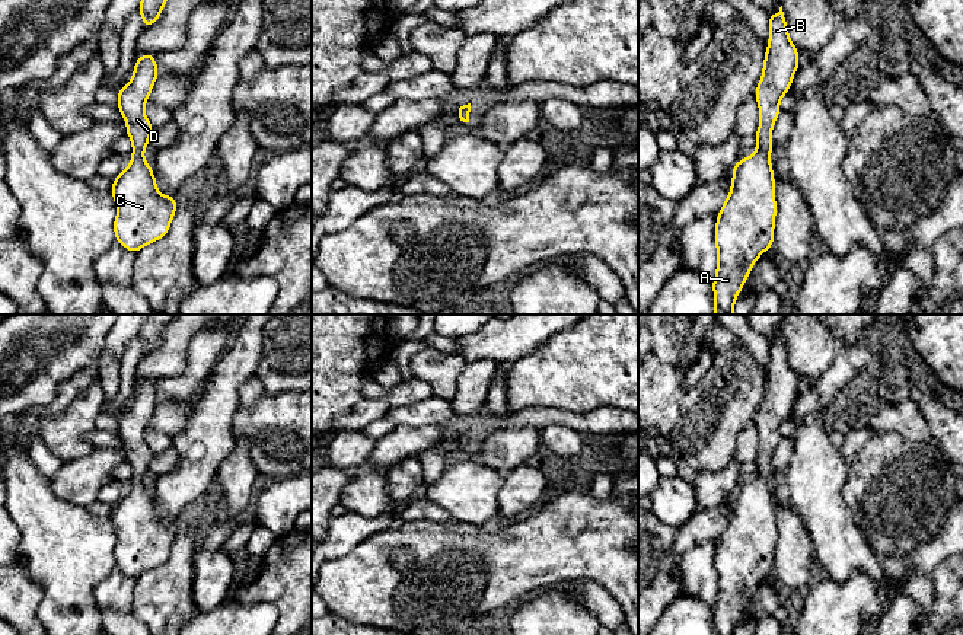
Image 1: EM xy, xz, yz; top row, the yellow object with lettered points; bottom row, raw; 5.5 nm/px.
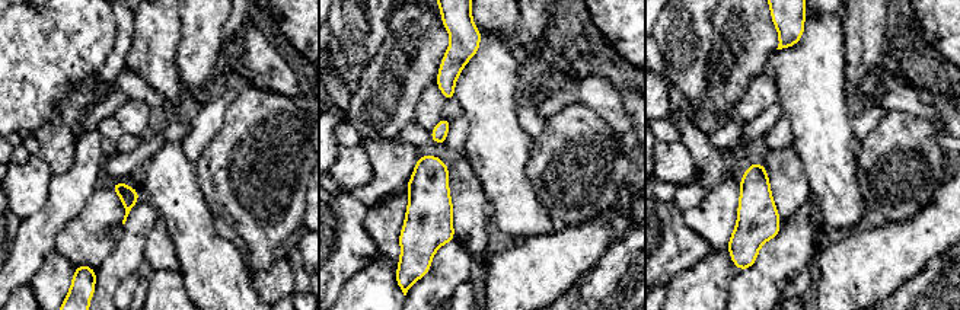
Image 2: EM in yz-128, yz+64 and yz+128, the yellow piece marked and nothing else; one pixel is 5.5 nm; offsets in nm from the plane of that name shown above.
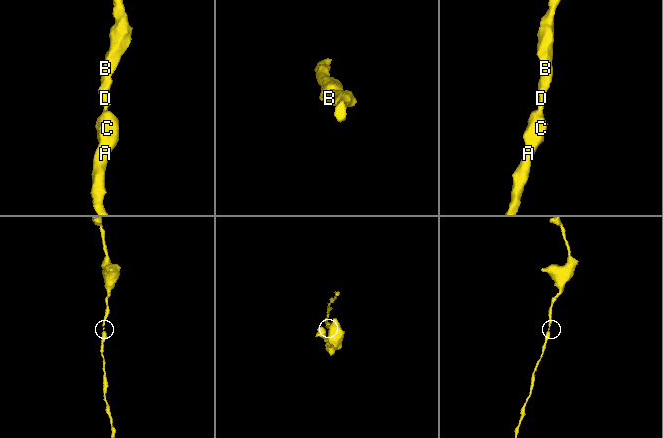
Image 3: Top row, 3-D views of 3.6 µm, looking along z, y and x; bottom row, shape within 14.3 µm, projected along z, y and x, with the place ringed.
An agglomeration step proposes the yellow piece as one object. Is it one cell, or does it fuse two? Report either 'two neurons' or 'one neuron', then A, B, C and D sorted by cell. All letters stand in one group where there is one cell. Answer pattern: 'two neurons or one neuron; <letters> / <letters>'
one neuron; A B C D

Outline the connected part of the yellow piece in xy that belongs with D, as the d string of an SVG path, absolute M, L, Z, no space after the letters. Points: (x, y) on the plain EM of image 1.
M146 379L134 390L130 409L118 415L118 435L127 449L133 482L130 492L112 508L111 520L118 535L114 556L115 565L133 578L166 562L176 537L175 523L157 518L156 504L143 481L153 456L144 433L157 402L154 383Z

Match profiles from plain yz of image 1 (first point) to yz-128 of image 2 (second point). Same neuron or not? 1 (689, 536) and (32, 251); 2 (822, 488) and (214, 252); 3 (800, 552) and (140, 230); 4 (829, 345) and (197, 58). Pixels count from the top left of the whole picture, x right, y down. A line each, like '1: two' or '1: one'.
1: one
2: one
3: two
4: two

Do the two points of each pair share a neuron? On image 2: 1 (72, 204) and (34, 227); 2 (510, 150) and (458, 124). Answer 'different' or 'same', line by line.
1: same
2: different

